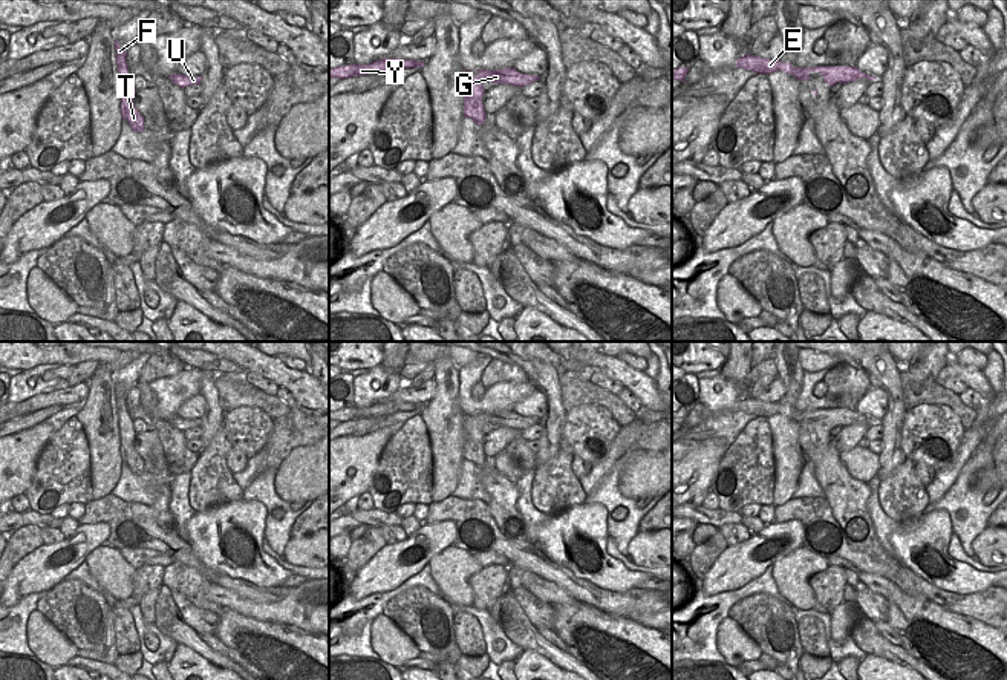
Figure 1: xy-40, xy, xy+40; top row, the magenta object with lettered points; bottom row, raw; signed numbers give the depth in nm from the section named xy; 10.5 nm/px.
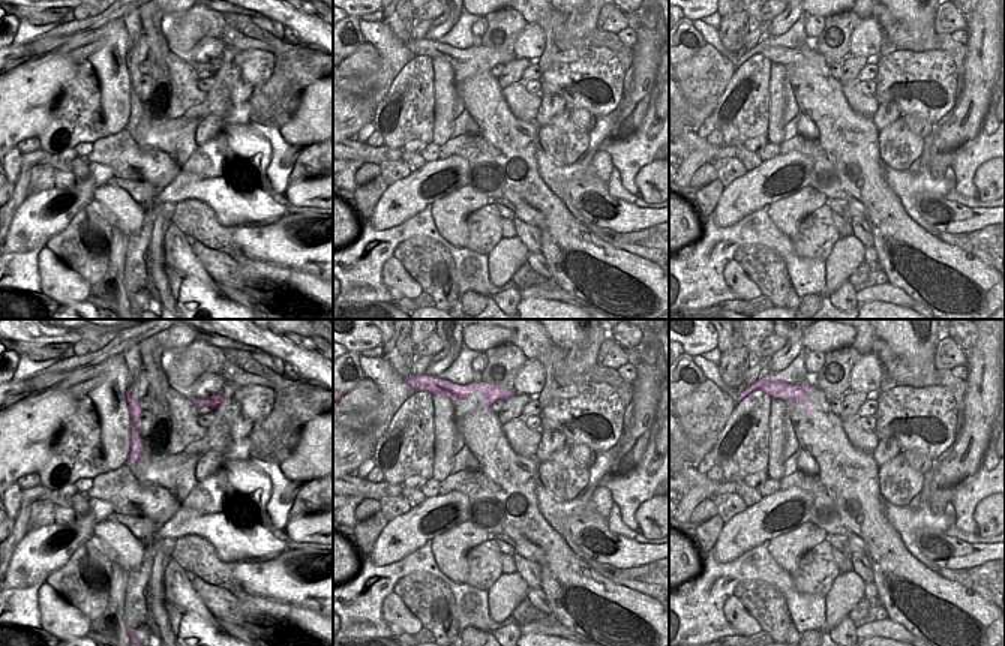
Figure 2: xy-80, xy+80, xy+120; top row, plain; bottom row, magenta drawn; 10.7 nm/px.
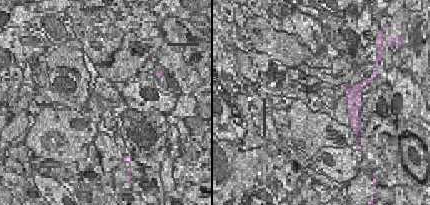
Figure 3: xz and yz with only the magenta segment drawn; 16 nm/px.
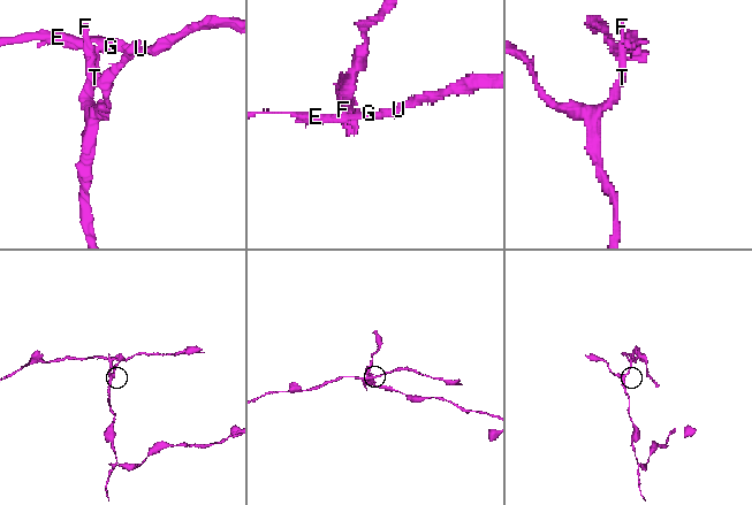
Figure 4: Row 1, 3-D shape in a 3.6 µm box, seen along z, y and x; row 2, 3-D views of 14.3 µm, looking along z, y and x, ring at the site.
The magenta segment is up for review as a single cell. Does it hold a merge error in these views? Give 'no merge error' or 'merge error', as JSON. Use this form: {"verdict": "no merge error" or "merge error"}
{"verdict": "merge error"}

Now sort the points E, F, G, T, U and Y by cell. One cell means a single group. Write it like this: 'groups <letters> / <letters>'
groups E G U Y / F T

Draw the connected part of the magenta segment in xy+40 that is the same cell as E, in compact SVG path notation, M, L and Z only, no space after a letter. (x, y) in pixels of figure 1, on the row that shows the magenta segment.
M747 54L736 60L736 67L742 67L747 70L754 70L756 74L771 74L776 70L782 70L791 74L797 80L808 81L811 72L820 72L823 75L823 81L831 87L836 83L851 83L860 78L868 78L869 81L875 80L871 75L860 72L857 67L851 66L814 66L814 67L793 67L790 63L782 63L779 58L767 60L758 55Z

